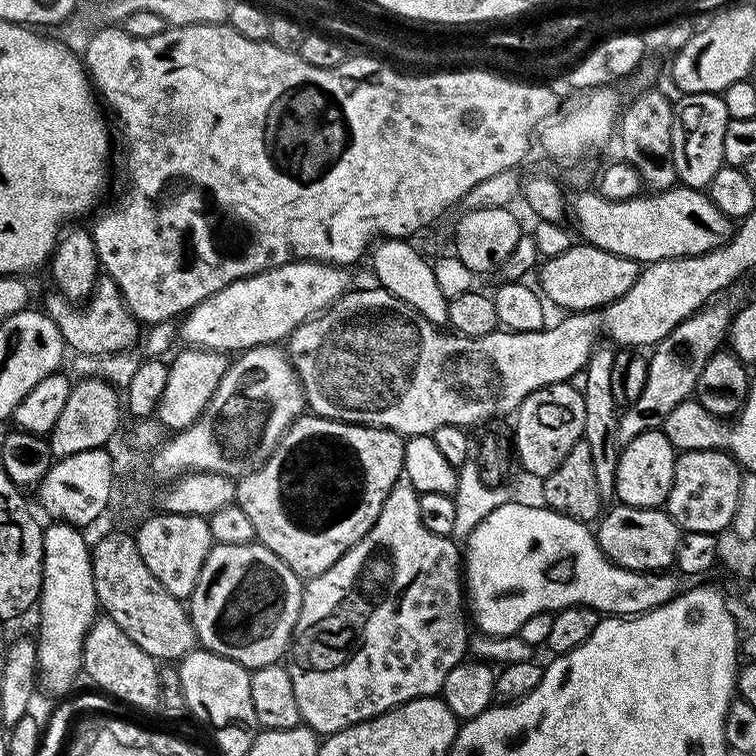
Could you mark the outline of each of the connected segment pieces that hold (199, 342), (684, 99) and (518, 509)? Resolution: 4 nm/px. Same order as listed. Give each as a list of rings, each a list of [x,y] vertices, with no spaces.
[[[294,260],[291,264],[283,264],[277,268],[268,268],[253,276],[242,278],[238,282],[230,282],[218,294],[210,294],[202,302],[198,302],[190,311],[185,312],[178,324],[178,336],[185,345],[206,352],[223,352],[239,354],[245,348],[262,346],[263,344],[279,345],[287,341],[292,331],[299,324],[306,323],[313,316],[319,316],[334,301],[349,291],[348,276],[343,267],[317,262],[315,260]]]
[[[715,92],[690,93],[681,95],[679,99],[680,101],[675,101],[672,110],[672,153],[676,174],[687,187],[704,190],[714,178],[714,174],[718,174],[718,170],[725,167],[722,137],[726,135],[729,121],[726,102],[723,95]]]
[[[509,502],[498,506],[498,510],[494,510],[490,514],[486,514],[486,518],[482,518],[482,522],[478,522],[478,526],[466,537],[468,544],[468,552],[466,548],[466,600],[470,605],[470,616],[481,633],[486,636],[494,636],[497,638],[512,638],[517,635],[516,632],[523,626],[527,620],[535,618],[539,612],[548,612],[547,614],[555,614],[561,608],[575,608],[583,606],[585,608],[593,608],[596,612],[607,614],[608,616],[640,616],[643,612],[654,610],[658,606],[662,606],[666,602],[670,602],[681,591],[682,585],[675,580],[674,577],[668,576],[667,571],[663,572],[635,572],[629,568],[620,568],[617,564],[612,563],[604,551],[598,546],[593,529],[587,524],[578,522],[574,518],[566,518],[562,514],[558,514],[553,508],[547,506],[539,506],[535,508],[532,504],[515,504]]]

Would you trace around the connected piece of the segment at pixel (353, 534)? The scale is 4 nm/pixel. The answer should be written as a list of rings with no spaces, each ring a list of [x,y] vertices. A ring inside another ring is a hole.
[[[301,414],[286,429],[284,437],[278,442],[278,446],[262,467],[257,468],[248,476],[239,477],[234,502],[242,510],[246,510],[246,518],[250,518],[250,523],[256,531],[256,540],[266,545],[274,554],[278,554],[278,558],[282,558],[282,562],[286,562],[286,566],[290,566],[290,570],[294,570],[296,576],[301,578],[317,576],[330,570],[330,566],[334,566],[334,562],[338,562],[338,558],[342,558],[342,554],[346,554],[346,550],[353,548],[370,530],[370,526],[374,526],[378,514],[382,514],[382,502],[386,502],[390,490],[396,484],[401,483],[404,475],[404,442],[405,437],[391,432],[389,428],[375,428],[365,424],[344,424],[340,420],[327,420],[324,416]]]

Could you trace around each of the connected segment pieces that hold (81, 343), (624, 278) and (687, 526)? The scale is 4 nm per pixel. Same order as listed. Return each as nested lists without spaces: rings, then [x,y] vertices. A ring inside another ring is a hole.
[[[107,274],[96,281],[96,289],[84,303],[76,303],[59,294],[48,296],[43,311],[58,326],[65,345],[84,356],[112,356],[119,348],[128,348],[142,336],[142,325],[120,298],[120,291]]]
[[[576,242],[570,250],[566,250],[566,254],[549,256],[539,265],[538,288],[547,303],[549,300],[550,303],[565,308],[565,313],[590,312],[593,308],[602,308],[622,298],[622,294],[626,294],[626,290],[630,290],[630,286],[634,286],[640,277],[640,270],[641,265],[635,260],[598,250],[592,244]]]
[[[711,448],[680,452],[676,457],[674,482],[670,486],[666,505],[668,517],[685,533],[722,533],[723,528],[725,531],[731,525],[738,510],[741,475],[740,465],[727,451]]]

